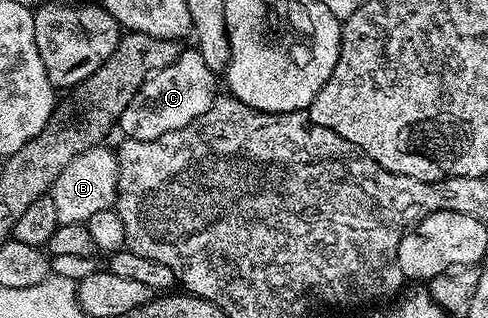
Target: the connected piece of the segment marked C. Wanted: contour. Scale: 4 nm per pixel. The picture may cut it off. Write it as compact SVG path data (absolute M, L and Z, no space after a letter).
M194 47L184 48L175 62L151 74L133 95L132 101L118 119L118 131L123 132L124 138L148 141L161 135L169 135L169 131L177 131L177 127L193 123L193 119L205 115L205 111L209 111L209 107L214 103L217 96L215 81L217 75L209 71L199 50Z

